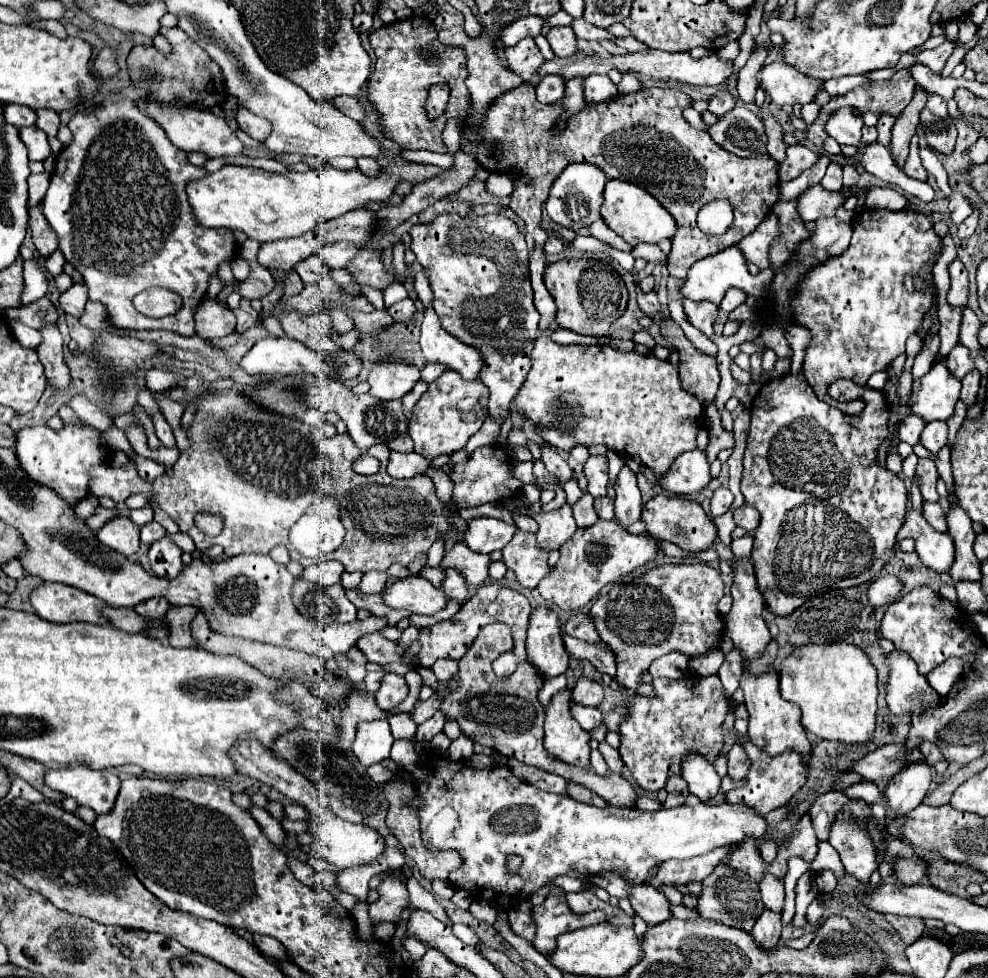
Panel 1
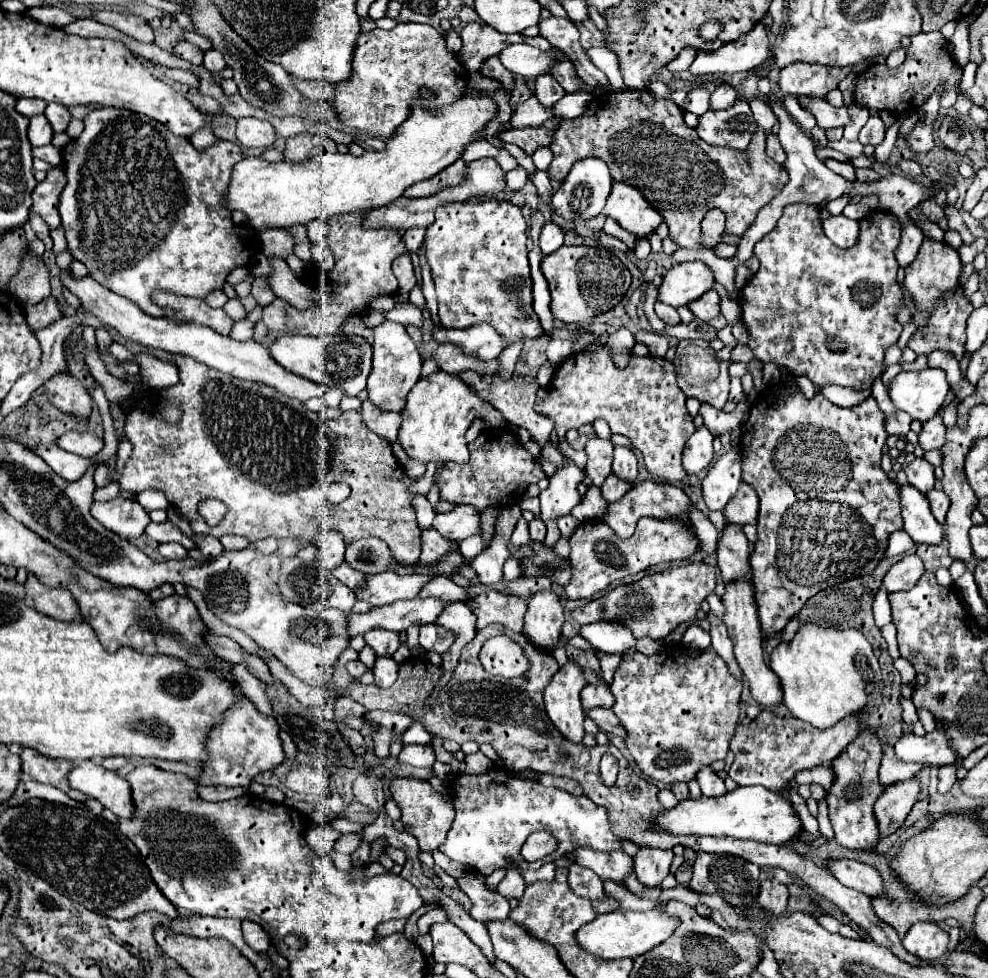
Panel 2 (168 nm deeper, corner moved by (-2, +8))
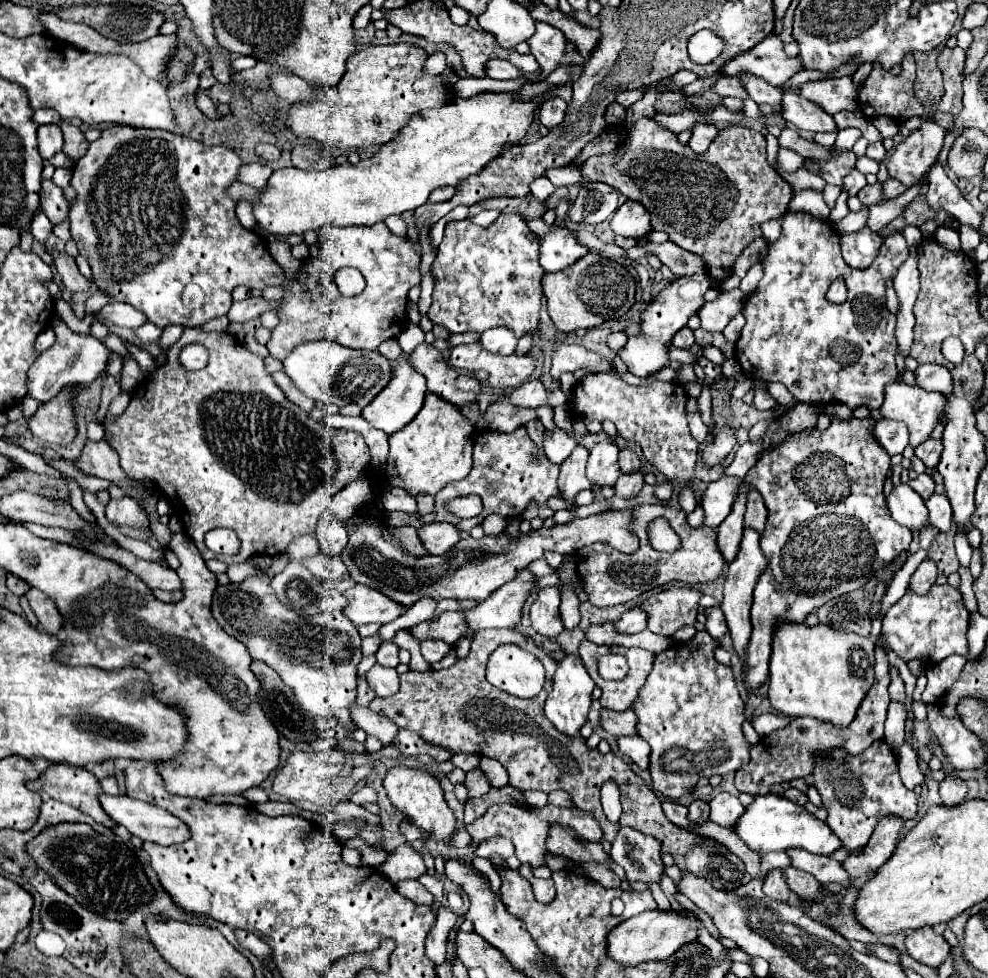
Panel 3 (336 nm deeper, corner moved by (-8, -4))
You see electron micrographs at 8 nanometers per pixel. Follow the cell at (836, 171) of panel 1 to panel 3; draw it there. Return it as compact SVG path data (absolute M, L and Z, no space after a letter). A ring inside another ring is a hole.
M853 170L849 176L845 176L845 184L843 184L843 188L849 192L849 196L855 196L865 184L867 184L865 176L863 176L859 170Z

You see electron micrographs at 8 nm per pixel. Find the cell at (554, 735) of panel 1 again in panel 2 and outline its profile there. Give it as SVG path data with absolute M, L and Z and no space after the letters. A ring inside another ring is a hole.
M569 660L559 672L551 678L551 684L543 692L545 710L549 714L549 720L555 724L555 728L575 744L583 742L585 730L585 714L579 700L579 692L585 686L583 668Z

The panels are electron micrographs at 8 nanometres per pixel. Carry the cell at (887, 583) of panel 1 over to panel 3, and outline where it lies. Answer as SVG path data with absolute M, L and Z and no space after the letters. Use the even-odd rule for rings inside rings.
M923 560L915 570L915 574L911 576L909 588L915 594L927 594L929 588L935 584L935 580L937 580L937 564L933 560Z

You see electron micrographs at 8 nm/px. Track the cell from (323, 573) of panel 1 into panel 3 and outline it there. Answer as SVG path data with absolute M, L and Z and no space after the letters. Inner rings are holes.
M323 512L315 532L319 546L325 554L339 556L347 544L347 530L341 520L337 520L331 512Z

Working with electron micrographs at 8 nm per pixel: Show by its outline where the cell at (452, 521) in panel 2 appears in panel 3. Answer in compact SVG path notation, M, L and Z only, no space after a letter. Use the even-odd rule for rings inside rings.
M425 524L417 528L417 534L421 536L421 542L429 554L441 556L447 550L451 550L459 542L459 530L453 524Z

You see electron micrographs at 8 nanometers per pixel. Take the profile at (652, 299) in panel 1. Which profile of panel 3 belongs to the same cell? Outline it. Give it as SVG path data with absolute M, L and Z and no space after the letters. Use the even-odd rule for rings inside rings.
M685 326L685 328L681 328L675 336L673 336L673 346L675 348L683 348L683 350L689 350L691 346L693 346L693 342L695 342L695 338L693 338L693 332Z

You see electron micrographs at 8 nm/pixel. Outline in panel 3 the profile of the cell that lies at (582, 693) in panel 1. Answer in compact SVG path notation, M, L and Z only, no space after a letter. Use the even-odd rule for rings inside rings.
M601 710L601 726L607 734L611 734L615 738L635 736L637 734L637 716L633 710L627 710L627 712Z

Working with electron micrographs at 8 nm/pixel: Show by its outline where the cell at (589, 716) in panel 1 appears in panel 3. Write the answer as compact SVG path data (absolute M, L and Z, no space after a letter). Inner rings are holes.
M623 736L617 740L619 750L629 756L641 770L649 768L649 744L639 736Z

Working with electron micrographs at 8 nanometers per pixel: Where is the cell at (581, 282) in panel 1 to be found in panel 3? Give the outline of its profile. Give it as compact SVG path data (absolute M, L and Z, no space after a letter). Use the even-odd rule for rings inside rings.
M589 252L565 270L543 274L541 284L547 298L547 312L555 328L565 334L621 318L635 302L635 280L629 270L615 260L603 258L599 252Z

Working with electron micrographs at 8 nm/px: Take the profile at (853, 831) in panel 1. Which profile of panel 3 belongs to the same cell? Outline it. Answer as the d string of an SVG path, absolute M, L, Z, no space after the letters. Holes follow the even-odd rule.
M875 740L859 756L845 750L817 752L811 776L823 806L829 810L827 824L847 850L863 848L881 818L897 816L909 820L917 814L917 794L903 786L897 772L897 752L885 740Z

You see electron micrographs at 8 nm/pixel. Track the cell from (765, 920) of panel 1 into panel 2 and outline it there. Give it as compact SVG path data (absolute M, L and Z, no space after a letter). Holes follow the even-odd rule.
M763 880L761 882L761 892L759 892L759 908L763 914L783 914L787 908L787 886L783 886L777 880Z

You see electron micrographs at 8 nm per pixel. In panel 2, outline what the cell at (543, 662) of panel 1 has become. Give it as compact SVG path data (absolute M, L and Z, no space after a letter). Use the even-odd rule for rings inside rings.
M541 590L529 600L523 634L529 638L531 644L553 652L561 640L563 624L565 612L555 592Z

